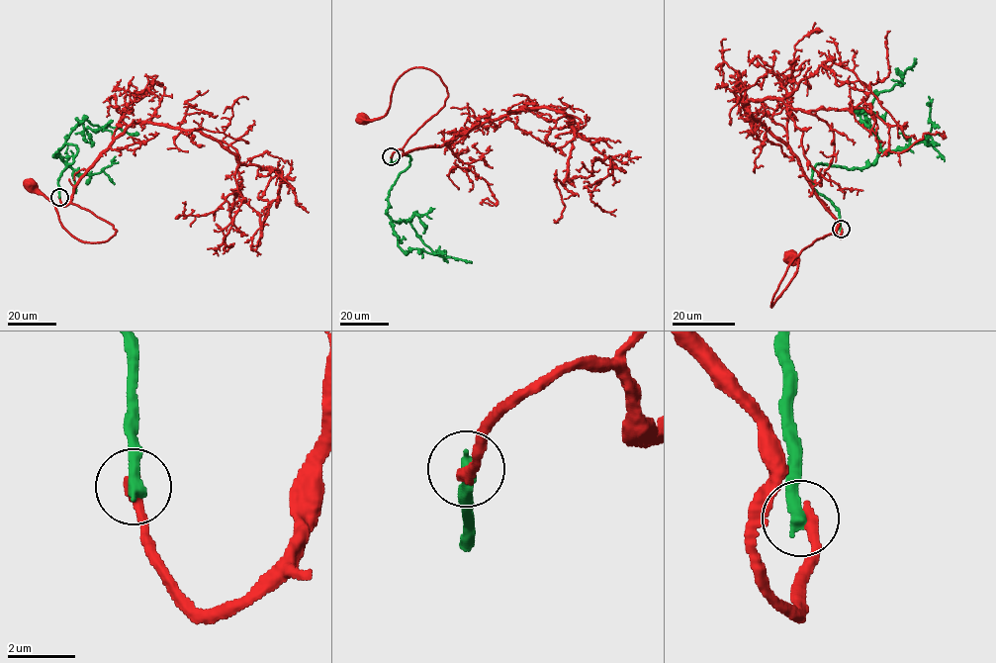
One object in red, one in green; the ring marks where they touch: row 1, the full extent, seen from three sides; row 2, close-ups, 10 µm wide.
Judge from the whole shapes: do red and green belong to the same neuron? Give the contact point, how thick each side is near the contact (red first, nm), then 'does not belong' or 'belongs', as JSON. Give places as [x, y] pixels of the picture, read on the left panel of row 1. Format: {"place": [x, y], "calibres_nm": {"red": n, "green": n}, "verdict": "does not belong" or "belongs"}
{"place": [59, 197], "calibres_nm": {"red": 400, "green": 400}, "verdict": "does not belong"}

